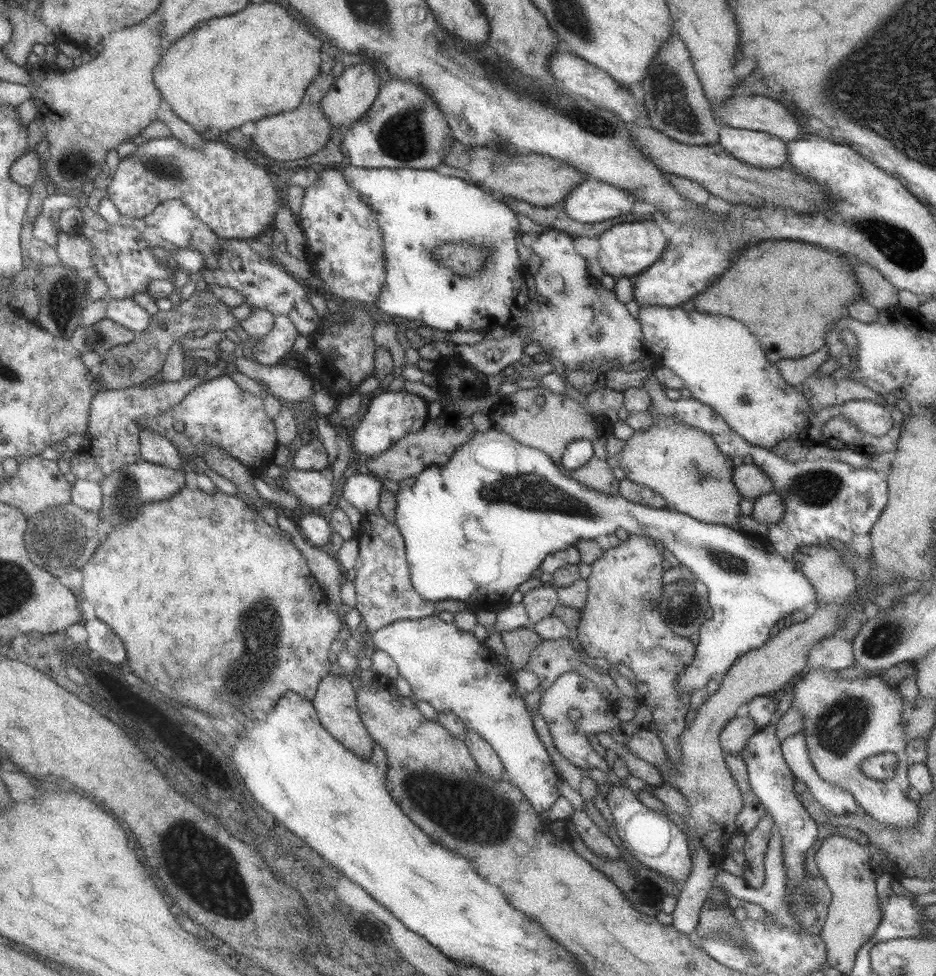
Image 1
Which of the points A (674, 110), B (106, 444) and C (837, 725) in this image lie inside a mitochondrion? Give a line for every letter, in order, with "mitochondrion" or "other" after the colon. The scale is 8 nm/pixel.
A: mitochondrion
B: other
C: mitochondrion

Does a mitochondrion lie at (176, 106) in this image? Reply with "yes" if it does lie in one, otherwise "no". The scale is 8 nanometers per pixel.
no

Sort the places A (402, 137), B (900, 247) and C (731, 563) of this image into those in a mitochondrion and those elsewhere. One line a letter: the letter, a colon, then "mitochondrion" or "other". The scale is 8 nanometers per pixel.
A: mitochondrion
B: mitochondrion
C: mitochondrion

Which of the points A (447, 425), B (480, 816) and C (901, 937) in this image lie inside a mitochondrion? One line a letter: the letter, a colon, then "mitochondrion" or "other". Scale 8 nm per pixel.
A: mitochondrion
B: mitochondrion
C: other

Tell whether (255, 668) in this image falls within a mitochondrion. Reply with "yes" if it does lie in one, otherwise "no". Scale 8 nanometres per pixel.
yes

